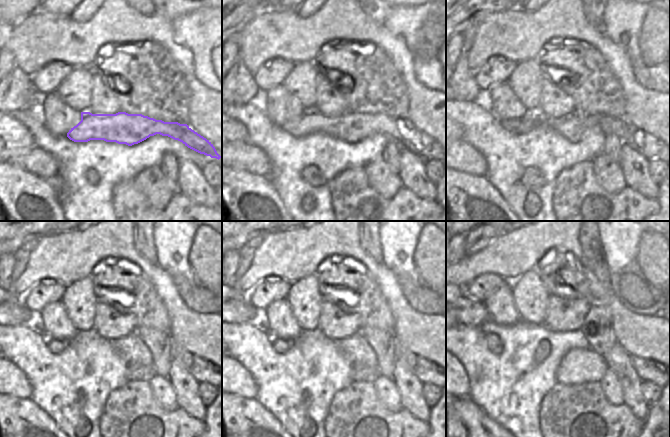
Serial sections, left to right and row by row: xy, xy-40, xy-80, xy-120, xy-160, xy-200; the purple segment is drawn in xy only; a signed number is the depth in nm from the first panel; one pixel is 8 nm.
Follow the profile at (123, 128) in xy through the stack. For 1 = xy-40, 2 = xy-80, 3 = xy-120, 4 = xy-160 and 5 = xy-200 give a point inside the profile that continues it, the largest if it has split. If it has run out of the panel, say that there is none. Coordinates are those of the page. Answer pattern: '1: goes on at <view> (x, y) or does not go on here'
1: goes on at xy-40 (351, 127)
2: goes on at xy-80 (572, 126)
3: goes on at xy-120 (200, 369)
4: goes on at xy-160 (425, 370)
5: goes on at xy-200 (648, 370)

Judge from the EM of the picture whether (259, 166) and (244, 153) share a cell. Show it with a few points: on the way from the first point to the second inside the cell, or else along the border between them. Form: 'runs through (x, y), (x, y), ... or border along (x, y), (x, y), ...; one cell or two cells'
runs through (255, 162), (248, 157); one cell

